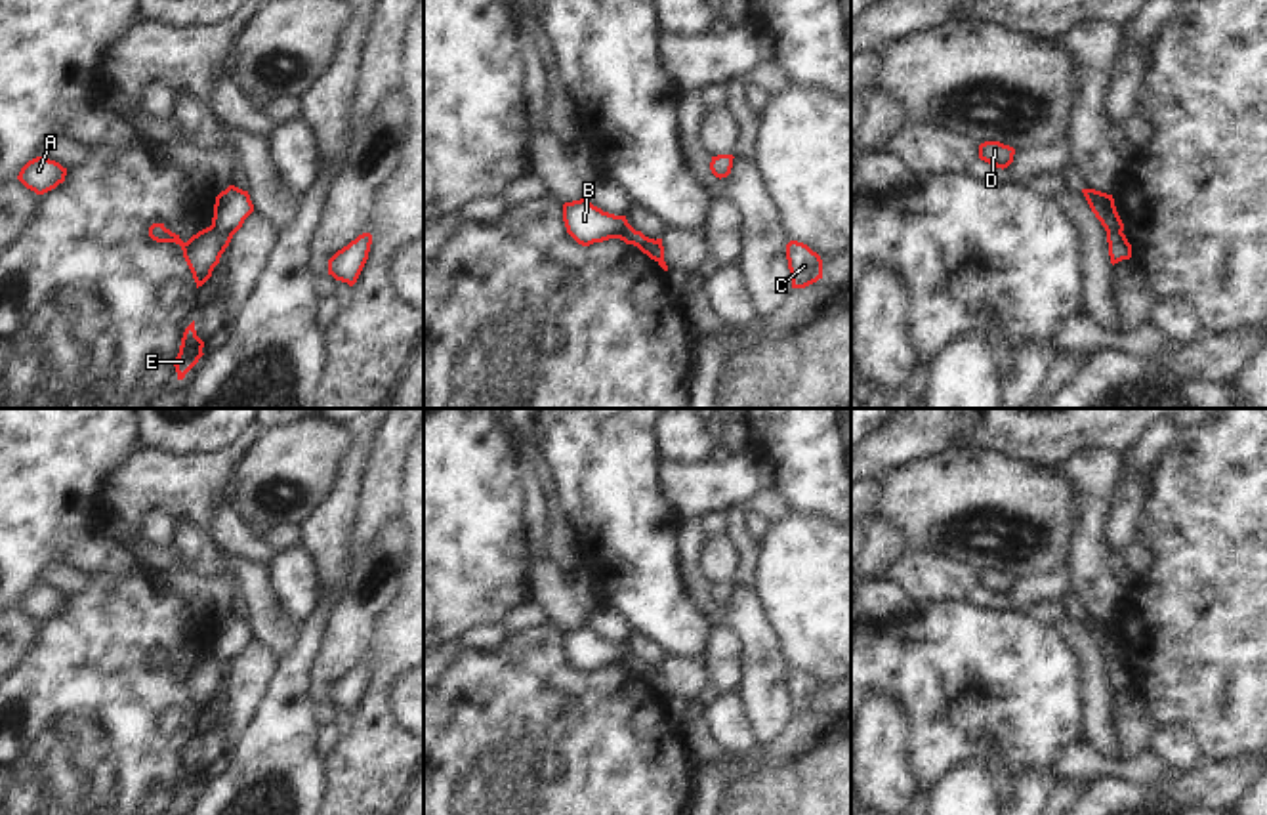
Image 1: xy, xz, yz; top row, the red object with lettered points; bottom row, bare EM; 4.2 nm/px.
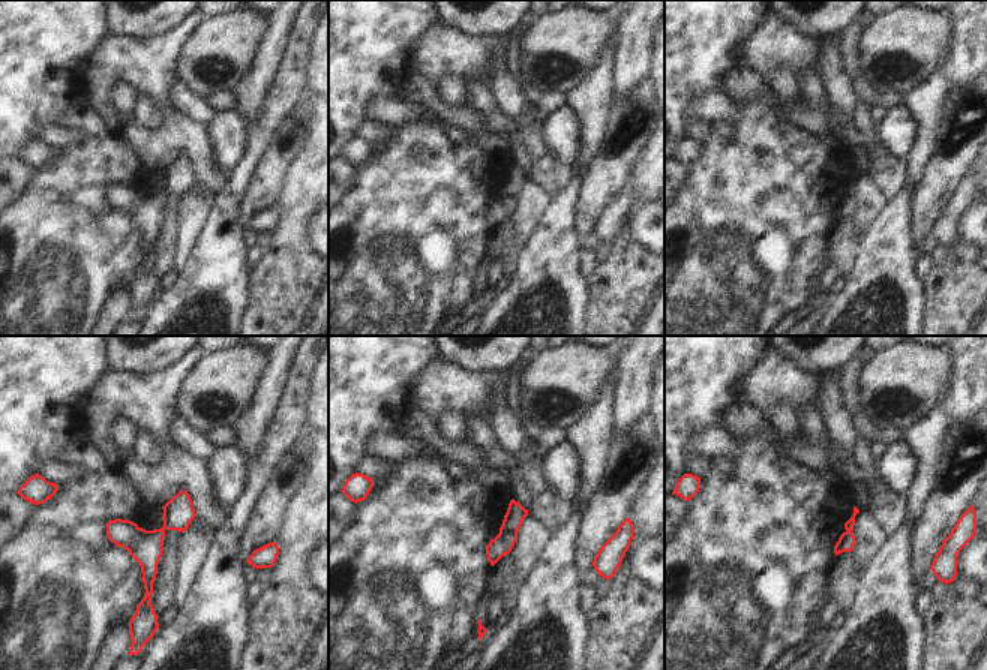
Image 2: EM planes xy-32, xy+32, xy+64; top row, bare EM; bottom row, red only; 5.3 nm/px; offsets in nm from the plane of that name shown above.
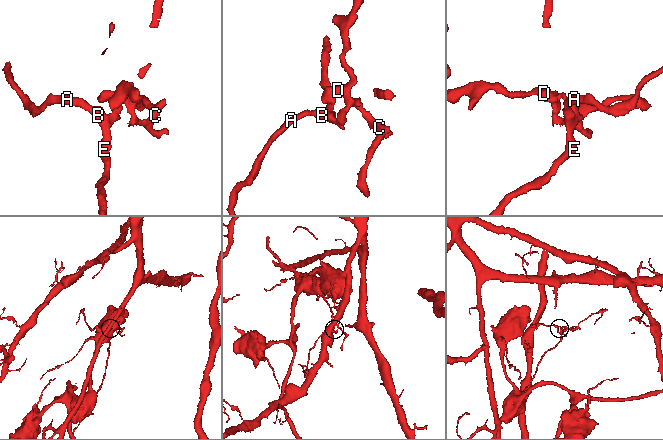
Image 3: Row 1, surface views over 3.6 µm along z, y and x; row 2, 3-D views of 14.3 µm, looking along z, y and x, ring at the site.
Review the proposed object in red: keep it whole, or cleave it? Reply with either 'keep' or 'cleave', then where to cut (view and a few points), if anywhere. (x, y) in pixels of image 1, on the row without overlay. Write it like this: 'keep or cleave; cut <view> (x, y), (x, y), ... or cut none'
cleave; cut xy (210, 653), (218, 659), (233, 661)

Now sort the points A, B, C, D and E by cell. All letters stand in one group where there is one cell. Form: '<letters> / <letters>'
A B E / C D

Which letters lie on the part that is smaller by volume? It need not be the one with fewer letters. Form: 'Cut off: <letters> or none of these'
Cut off: C, D

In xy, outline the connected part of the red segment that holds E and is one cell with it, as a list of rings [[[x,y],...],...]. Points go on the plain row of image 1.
[[[195,748],[185,756],[179,781],[174,786],[174,794],[177,800],[177,807],[183,807],[185,802],[198,790],[202,781],[204,769],[197,763]]]

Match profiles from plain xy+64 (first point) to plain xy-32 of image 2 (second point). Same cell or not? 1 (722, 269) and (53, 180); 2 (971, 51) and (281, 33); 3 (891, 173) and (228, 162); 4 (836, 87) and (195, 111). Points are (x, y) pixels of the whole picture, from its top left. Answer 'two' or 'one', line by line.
1: one
2: two
3: two
4: one

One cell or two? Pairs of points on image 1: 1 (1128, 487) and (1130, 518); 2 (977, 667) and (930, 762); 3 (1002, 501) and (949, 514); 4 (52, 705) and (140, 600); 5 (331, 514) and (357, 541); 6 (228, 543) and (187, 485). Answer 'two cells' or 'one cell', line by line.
1: one cell
2: one cell
3: one cell
4: one cell
5: two cells
6: two cells

